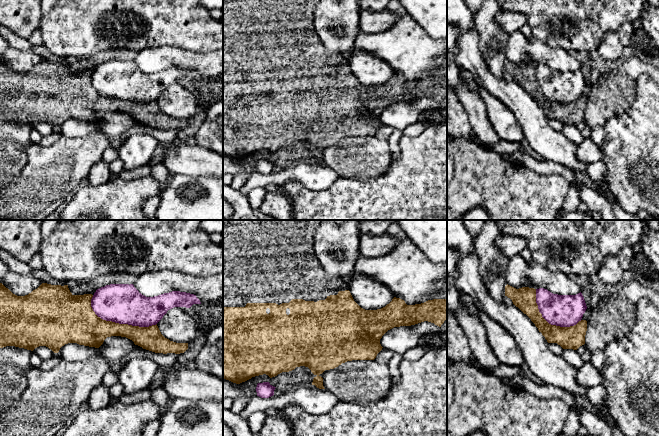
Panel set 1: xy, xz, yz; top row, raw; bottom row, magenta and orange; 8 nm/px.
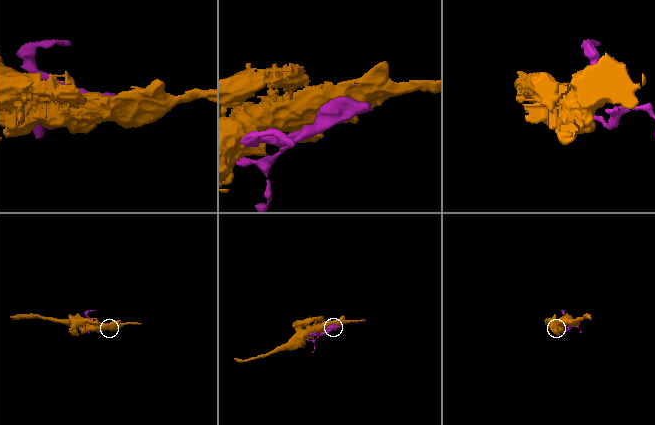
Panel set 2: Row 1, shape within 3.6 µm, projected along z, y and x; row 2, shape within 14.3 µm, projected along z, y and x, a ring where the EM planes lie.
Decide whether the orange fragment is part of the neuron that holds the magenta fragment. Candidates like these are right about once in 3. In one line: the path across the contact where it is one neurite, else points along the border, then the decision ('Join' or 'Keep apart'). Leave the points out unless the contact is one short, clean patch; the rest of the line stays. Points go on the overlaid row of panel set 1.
Keep apart

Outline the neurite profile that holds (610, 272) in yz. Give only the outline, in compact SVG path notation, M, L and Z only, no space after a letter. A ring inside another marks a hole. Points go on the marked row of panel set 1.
M616 255L605 257L597 272L598 278L608 285L621 283L623 274L624 271Z

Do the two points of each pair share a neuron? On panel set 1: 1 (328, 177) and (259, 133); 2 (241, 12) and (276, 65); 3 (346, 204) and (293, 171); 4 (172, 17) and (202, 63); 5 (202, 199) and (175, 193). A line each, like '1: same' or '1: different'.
1: different
2: same
3: different
4: different
5: same

